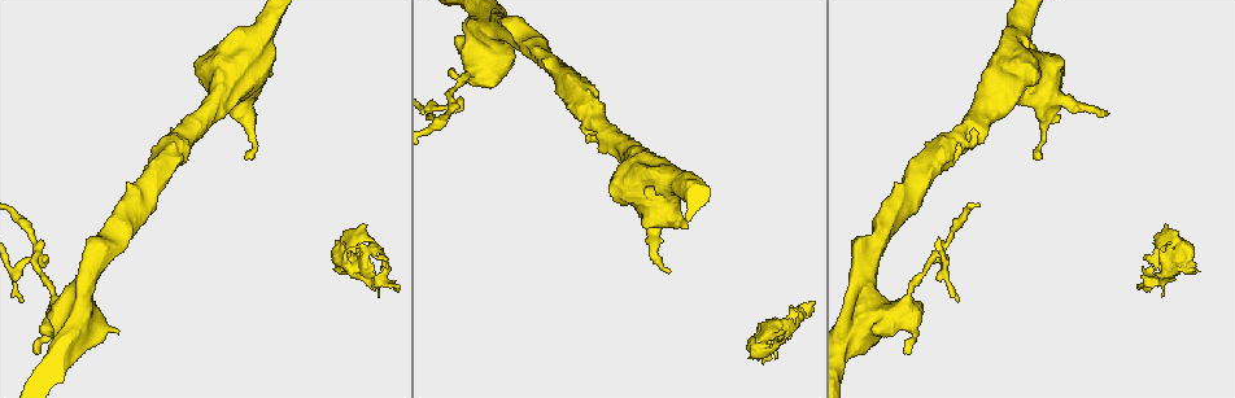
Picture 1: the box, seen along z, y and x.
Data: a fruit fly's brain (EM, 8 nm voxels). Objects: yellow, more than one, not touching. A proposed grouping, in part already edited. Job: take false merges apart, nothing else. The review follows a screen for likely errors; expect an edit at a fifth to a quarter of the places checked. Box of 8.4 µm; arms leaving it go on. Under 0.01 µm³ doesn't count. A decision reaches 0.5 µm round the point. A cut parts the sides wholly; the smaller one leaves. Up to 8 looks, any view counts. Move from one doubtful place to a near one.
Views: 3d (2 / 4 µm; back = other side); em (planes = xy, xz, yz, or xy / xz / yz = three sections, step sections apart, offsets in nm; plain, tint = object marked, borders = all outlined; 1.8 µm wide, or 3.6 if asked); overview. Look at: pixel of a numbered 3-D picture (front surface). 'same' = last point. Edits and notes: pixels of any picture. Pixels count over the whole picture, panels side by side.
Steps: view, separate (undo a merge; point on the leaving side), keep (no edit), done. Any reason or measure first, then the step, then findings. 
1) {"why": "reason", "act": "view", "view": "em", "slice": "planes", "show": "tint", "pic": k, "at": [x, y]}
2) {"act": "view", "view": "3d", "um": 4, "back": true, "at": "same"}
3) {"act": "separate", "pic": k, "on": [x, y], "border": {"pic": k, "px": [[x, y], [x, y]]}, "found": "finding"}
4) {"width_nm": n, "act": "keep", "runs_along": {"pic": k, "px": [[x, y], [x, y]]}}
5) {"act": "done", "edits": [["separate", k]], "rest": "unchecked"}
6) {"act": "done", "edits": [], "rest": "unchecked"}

{"why": "arms part here", "act": "view", "view": "3d", "um": 4, "back": true, "pic": 1, "at": [34, 254]}

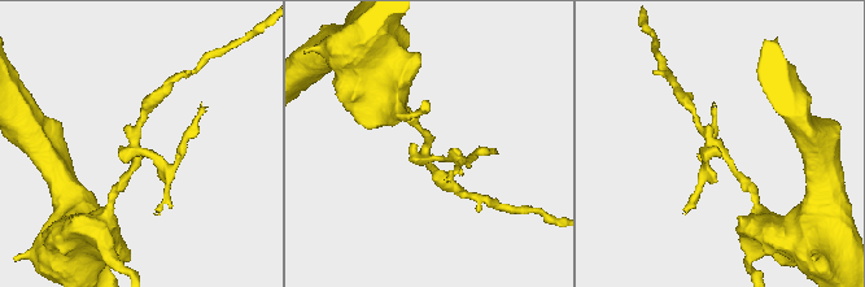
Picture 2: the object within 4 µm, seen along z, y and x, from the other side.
{"act": "view", "view": "em", "slice": "planes", "show": "tint", "pic": 2, "at": [713, 146]}

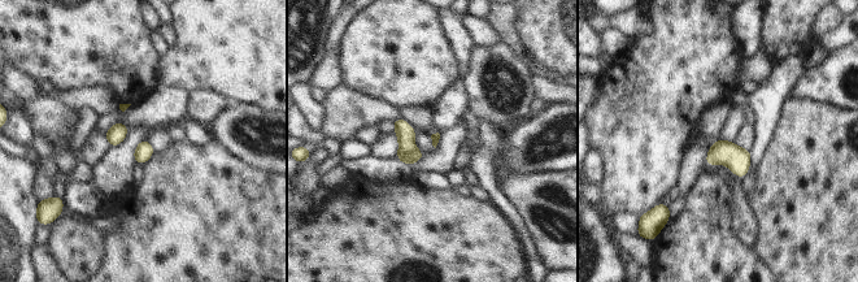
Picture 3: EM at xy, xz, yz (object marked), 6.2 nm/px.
{"act": "separate", "pic": 3, "on": [413, 157], "border": {"pic": 3, "px": [[417, 150], [409, 153], [399, 152]]}, "found": "a second neuron is stuck on"}

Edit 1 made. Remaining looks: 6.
{"act": "view", "view": "3d", "um": 2, "back": true, "pic": 1, "at": [1185, 253]}

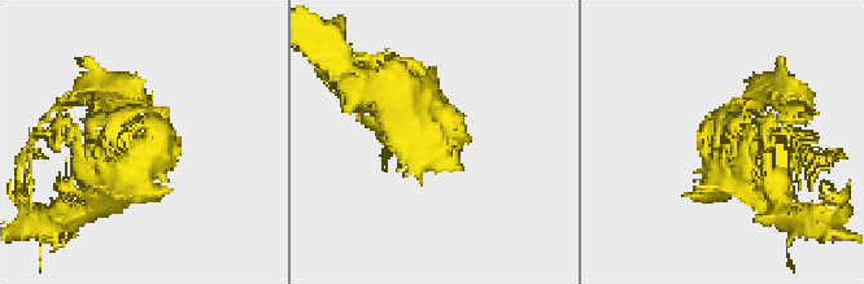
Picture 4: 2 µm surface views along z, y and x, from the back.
{"act": "view", "view": "em", "slice": "yz", "step": 4, "show": "tint", "pic": 4, "at": [148, 144]}

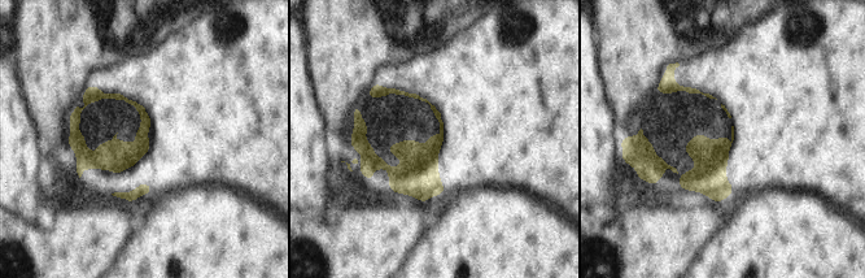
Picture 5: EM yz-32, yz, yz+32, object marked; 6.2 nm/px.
{"act": "view", "view": "em", "slice": "planes", "show": "borders", "at": "same"}

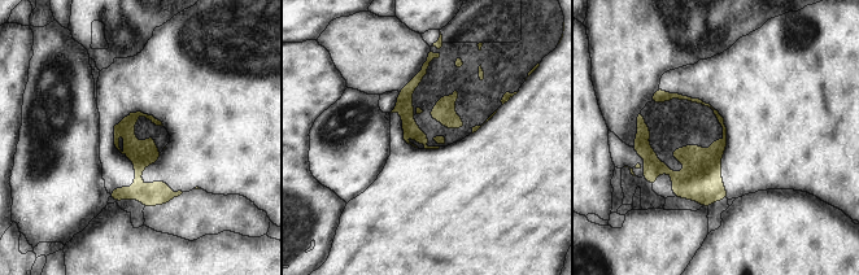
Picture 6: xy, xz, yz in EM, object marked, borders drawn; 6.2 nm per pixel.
{"act": "keep", "runs_along": {"pic": 6, "px": [[640, 134], [661, 167], [724, 195]]}, "found": "all the same neuron"}

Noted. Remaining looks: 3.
{"why": "sudden change in width", "act": "view", "view": "em", "slice": "planes", "show": "tint", "pic": 1, "at": [215, 103]}

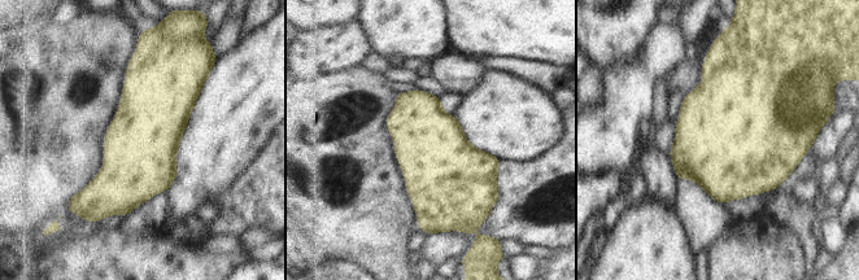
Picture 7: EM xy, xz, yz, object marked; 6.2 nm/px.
{"act": "keep", "found": "all the same neuron"}

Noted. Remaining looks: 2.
{"act": "done", "edits": [["separate", 3]], "rest": "unchecked"}

